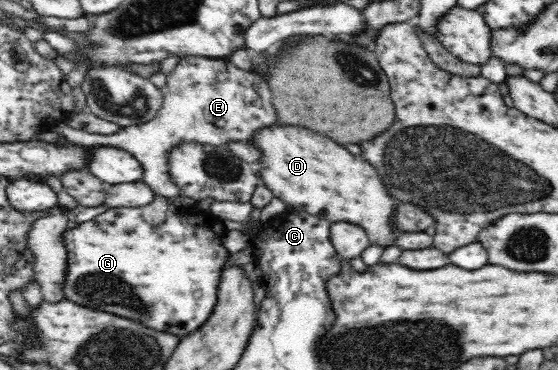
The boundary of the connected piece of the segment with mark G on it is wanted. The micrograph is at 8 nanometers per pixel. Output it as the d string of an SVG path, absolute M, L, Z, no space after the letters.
M157 195L151 204L137 208L111 207L87 222L65 229L62 232L62 243L67 249L67 272L62 282L65 300L139 320L149 328L169 330L183 337L199 328L215 306L219 276L229 255L222 243L222 220L211 212L191 212L199 209L197 204L188 210L177 210L168 204L167 197Z

